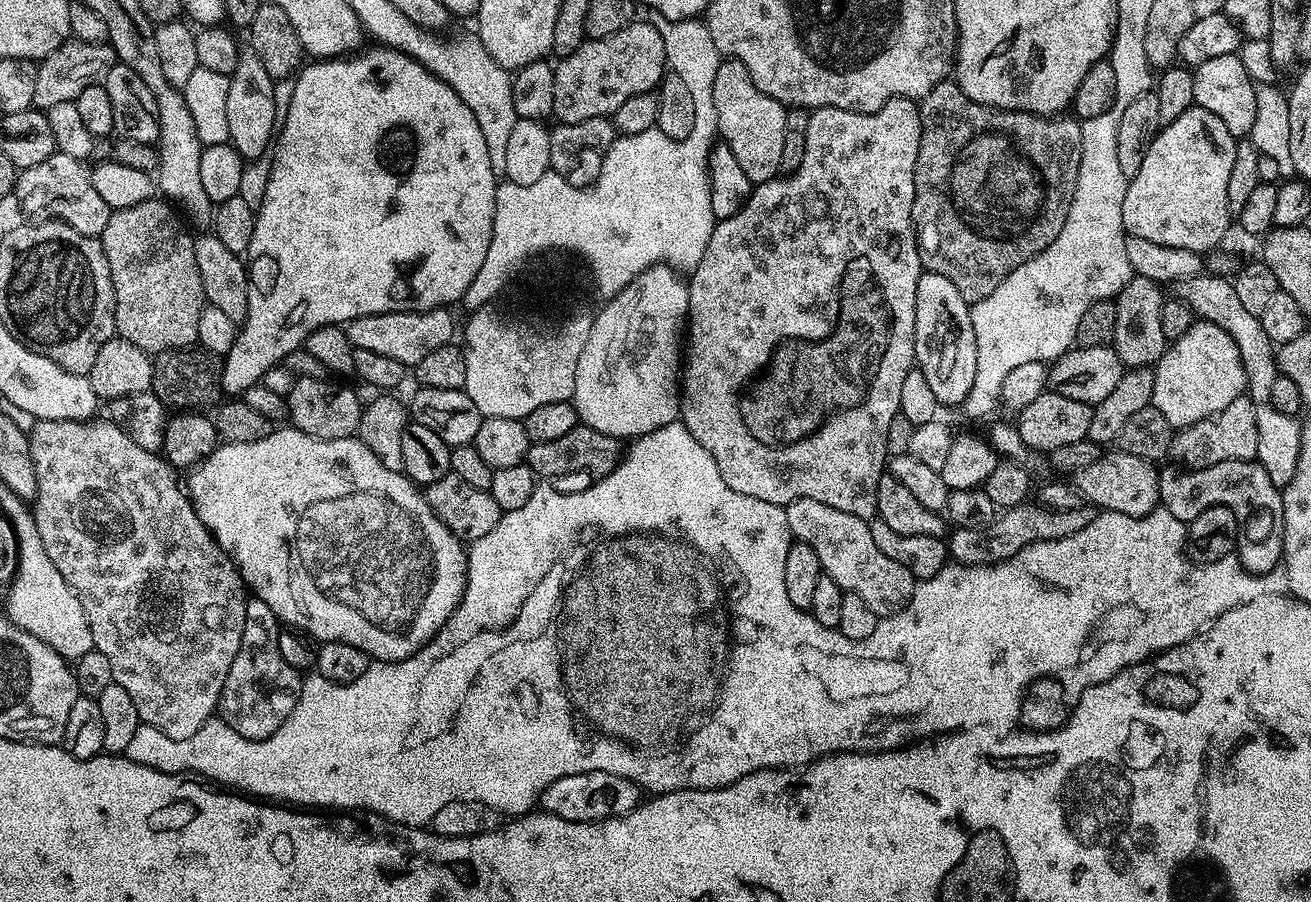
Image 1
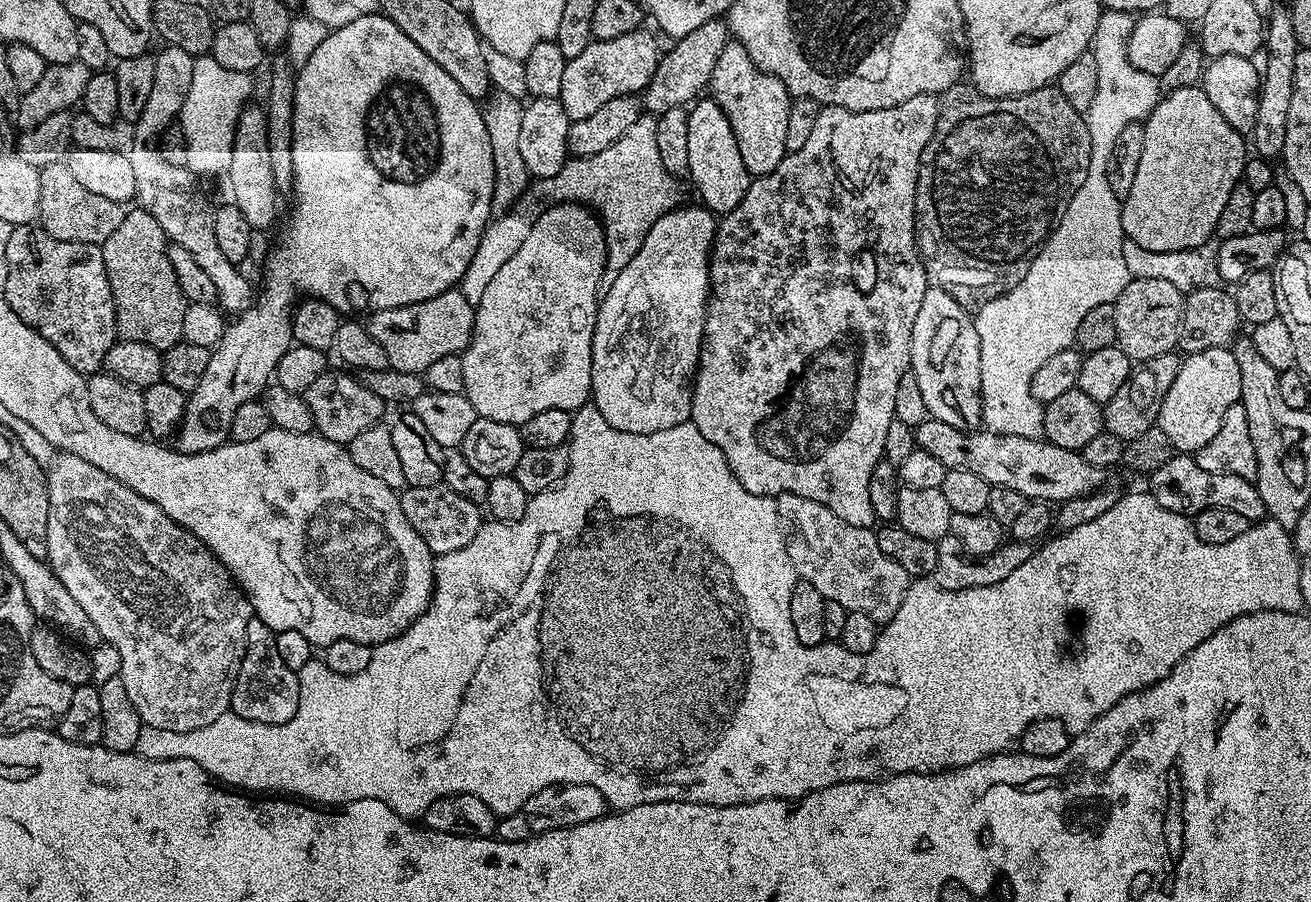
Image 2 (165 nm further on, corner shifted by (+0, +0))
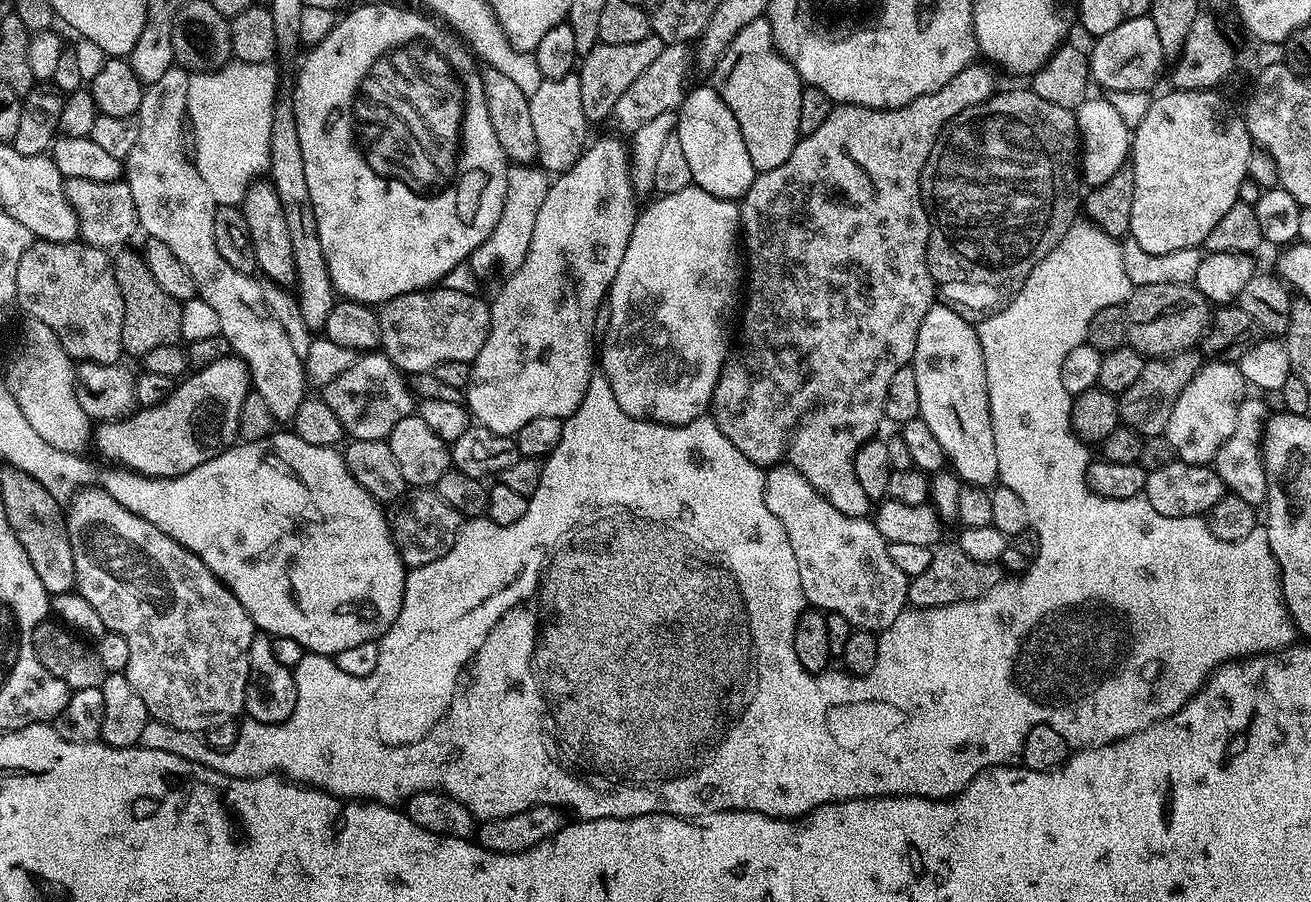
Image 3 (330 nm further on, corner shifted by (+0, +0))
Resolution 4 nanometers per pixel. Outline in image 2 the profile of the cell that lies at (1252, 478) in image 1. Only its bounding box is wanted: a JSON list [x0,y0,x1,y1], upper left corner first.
[1150,454,1266,522]

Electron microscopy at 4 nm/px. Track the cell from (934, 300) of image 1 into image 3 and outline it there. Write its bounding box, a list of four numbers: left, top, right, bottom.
[910,303,1002,488]

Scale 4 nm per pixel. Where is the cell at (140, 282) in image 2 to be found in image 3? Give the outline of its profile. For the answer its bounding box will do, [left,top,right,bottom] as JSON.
[114,251,181,358]

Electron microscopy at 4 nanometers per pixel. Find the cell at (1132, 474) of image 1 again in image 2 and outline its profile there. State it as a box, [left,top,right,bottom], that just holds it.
[915,420,1105,502]

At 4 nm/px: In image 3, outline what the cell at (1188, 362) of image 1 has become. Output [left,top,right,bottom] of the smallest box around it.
[1164,359,1246,465]

